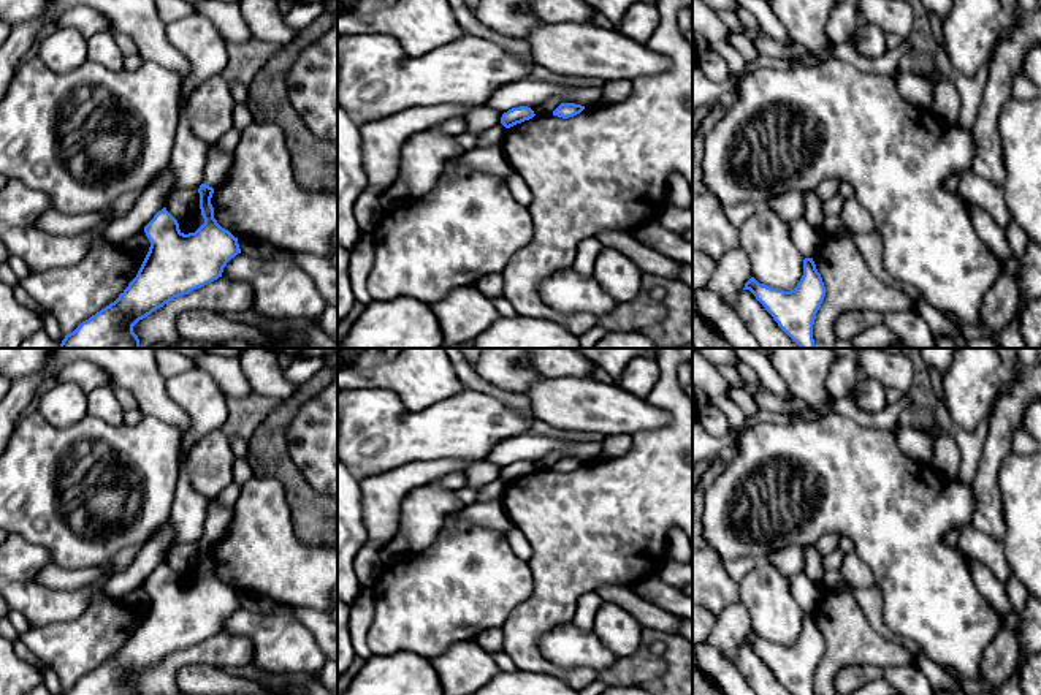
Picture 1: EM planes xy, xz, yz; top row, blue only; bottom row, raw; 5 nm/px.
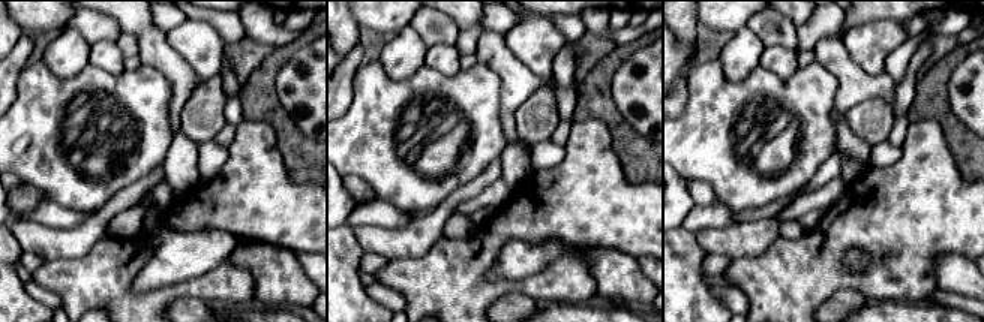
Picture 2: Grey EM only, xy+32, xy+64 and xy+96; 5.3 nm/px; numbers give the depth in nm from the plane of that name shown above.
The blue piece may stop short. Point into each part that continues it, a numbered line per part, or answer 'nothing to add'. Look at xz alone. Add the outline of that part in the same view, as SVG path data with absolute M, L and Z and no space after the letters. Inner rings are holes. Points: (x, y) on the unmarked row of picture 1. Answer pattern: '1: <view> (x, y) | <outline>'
nothing to add

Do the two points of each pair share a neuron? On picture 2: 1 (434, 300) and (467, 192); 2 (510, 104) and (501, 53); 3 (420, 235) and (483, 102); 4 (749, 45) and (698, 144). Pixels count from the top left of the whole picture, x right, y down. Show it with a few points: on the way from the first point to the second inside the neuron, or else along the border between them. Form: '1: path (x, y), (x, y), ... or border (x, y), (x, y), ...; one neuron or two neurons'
1: border (443, 235), (422, 255), (414, 256); two neurons
2: path (510, 92), (510, 69), (506, 65); one neuron
3: border (459, 187), (431, 211); two neurons
4: border (713, 53), (734, 81), (759, 65); two neurons

